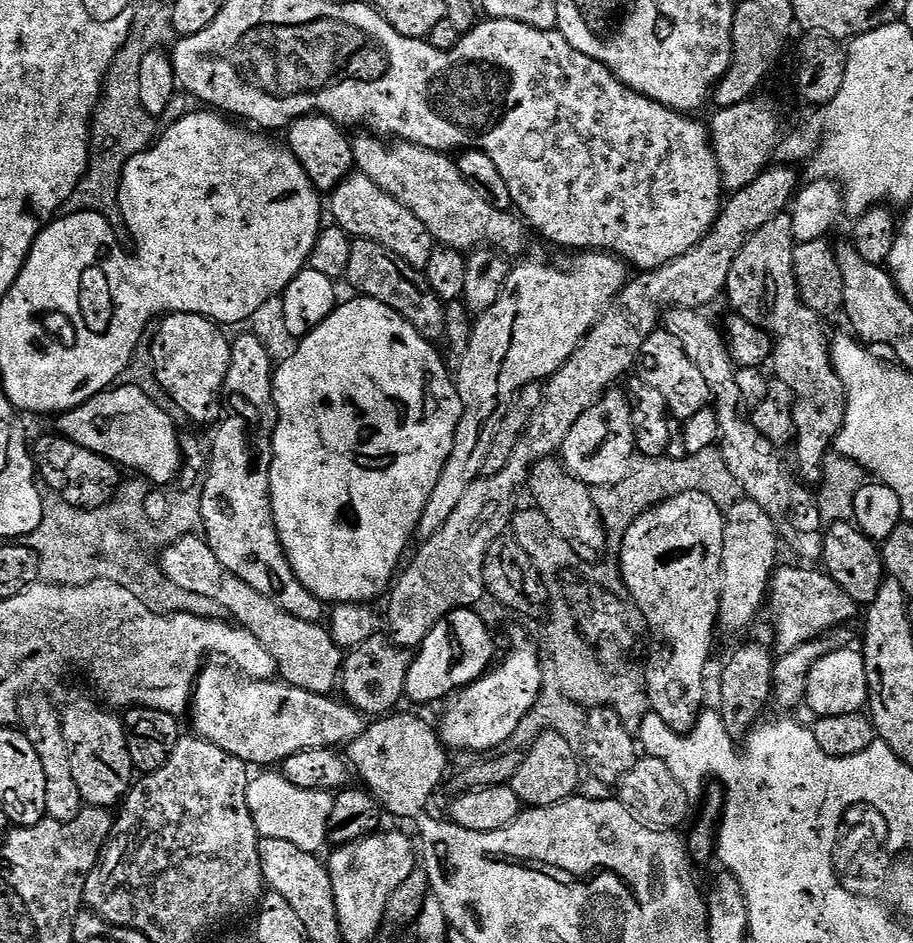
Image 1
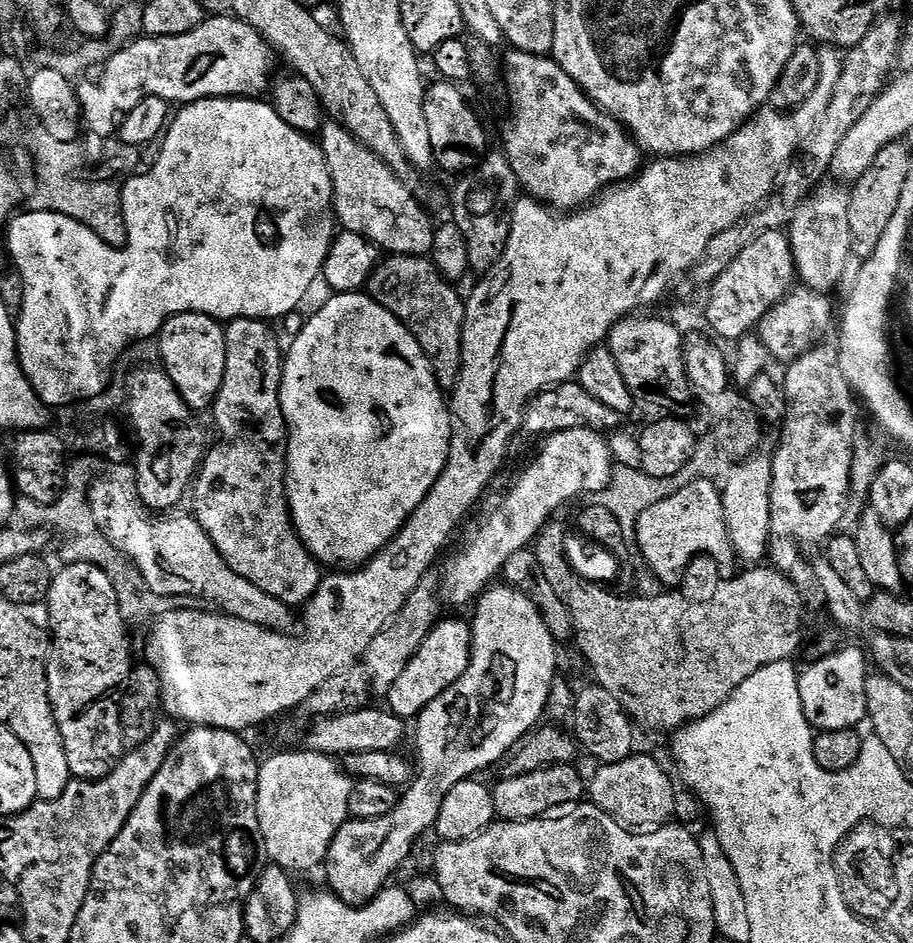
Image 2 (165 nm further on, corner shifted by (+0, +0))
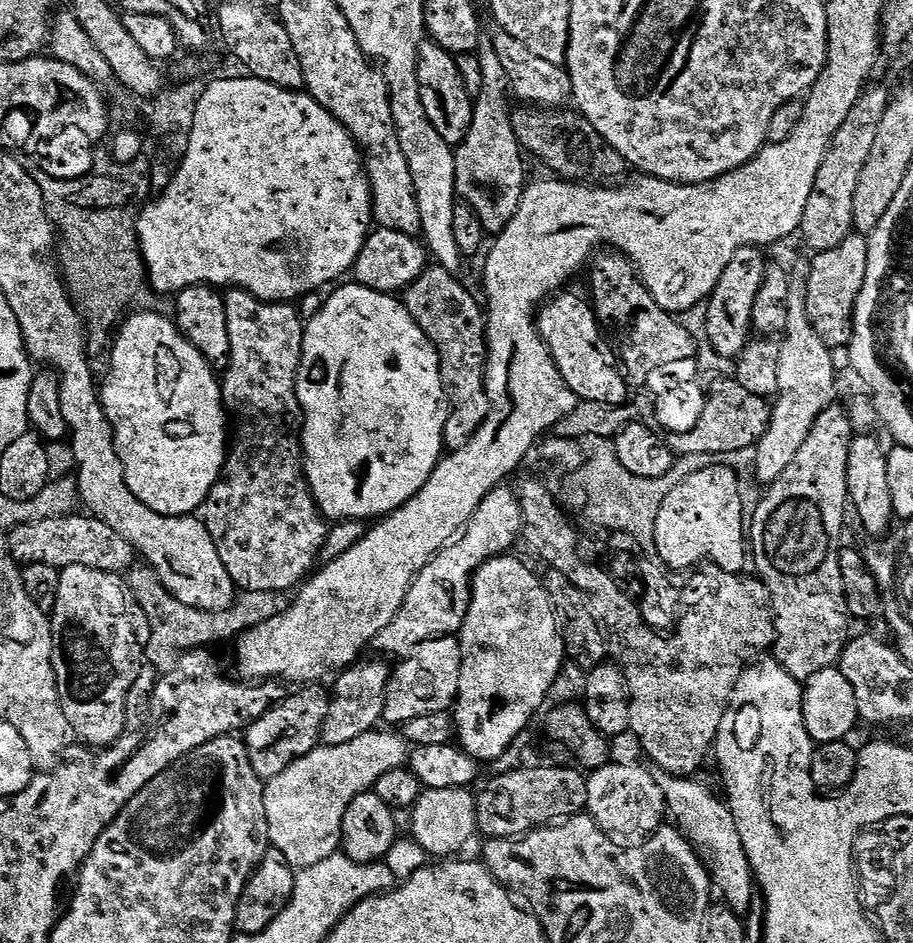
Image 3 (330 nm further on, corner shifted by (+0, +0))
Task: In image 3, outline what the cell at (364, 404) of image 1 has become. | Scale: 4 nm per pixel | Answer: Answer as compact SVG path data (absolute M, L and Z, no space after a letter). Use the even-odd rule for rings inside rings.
M349 282L345 288L337 287L333 296L329 295L324 301L320 313L304 326L304 345L302 346L302 358L300 369L296 375L296 393L302 413L302 439L304 442L304 474L308 478L308 485L312 491L312 497L316 499L316 505L320 508L320 514L328 522L341 520L359 520L361 522L376 522L391 512L396 512L434 474L434 470L440 465L445 455L444 431L448 421L448 399L442 386L442 374L440 373L440 359L435 346L426 338L422 326L414 322L414 318L404 308L403 303L395 295L386 292L375 292L364 288L361 284Z

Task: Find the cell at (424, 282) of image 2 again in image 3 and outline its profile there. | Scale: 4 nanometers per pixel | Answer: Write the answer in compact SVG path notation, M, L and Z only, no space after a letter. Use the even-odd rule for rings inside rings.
M429 266L402 293L404 308L414 318L414 322L422 326L440 359L442 386L450 409L444 431L444 447L449 453L458 451L466 446L466 442L470 442L470 438L474 438L478 426L482 426L490 409L486 394L486 312L481 301L476 301L468 293L467 286L456 275L455 271Z

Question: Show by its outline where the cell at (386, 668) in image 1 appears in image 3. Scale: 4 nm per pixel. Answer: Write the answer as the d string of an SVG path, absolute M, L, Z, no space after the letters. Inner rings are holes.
M304 686L254 721L243 737L254 774L265 782L273 780L286 766L313 752L321 743L320 731L326 722L329 699L329 693L325 689L323 692L320 686Z

